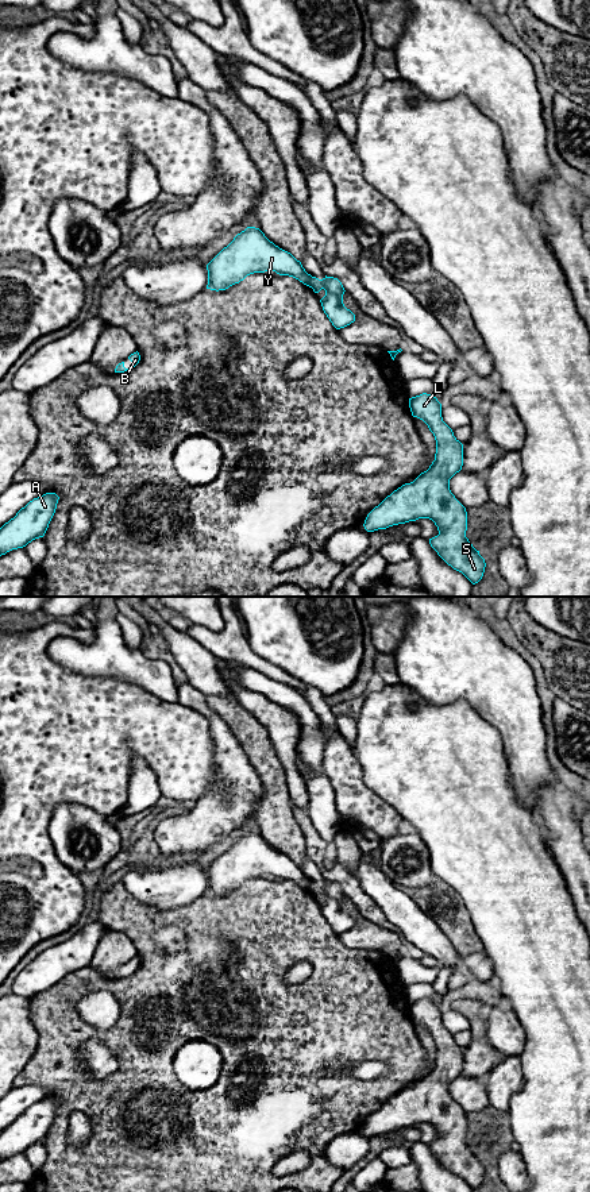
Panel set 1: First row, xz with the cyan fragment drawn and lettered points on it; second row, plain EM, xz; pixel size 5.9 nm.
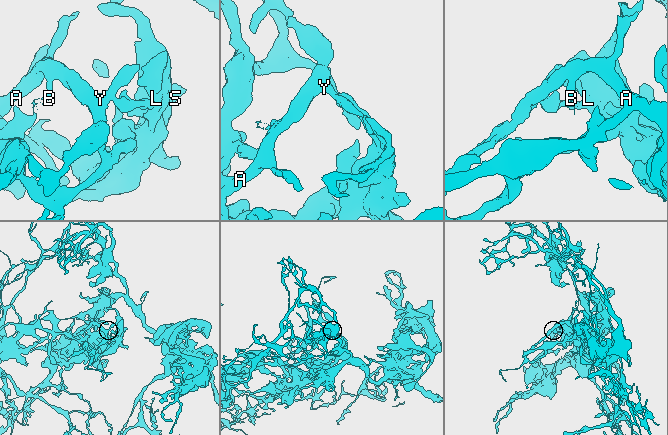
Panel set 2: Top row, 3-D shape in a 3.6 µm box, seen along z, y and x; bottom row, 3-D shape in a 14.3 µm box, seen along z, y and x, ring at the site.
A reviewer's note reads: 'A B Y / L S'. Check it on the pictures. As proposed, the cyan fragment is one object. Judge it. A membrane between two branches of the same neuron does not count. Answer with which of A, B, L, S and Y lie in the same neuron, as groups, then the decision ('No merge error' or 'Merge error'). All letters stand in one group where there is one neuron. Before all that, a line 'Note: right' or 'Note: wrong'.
Note: right
Groups: A B Y / L S. Merge error

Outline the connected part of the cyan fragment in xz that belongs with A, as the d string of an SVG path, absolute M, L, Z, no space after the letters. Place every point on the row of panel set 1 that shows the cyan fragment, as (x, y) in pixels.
M46 493L30 501L0 528L0 556L43 537L55 513L59 497Z

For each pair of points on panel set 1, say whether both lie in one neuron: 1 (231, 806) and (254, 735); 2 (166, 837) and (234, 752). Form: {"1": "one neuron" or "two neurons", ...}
{"1": "two neurons", "2": "one neuron"}

